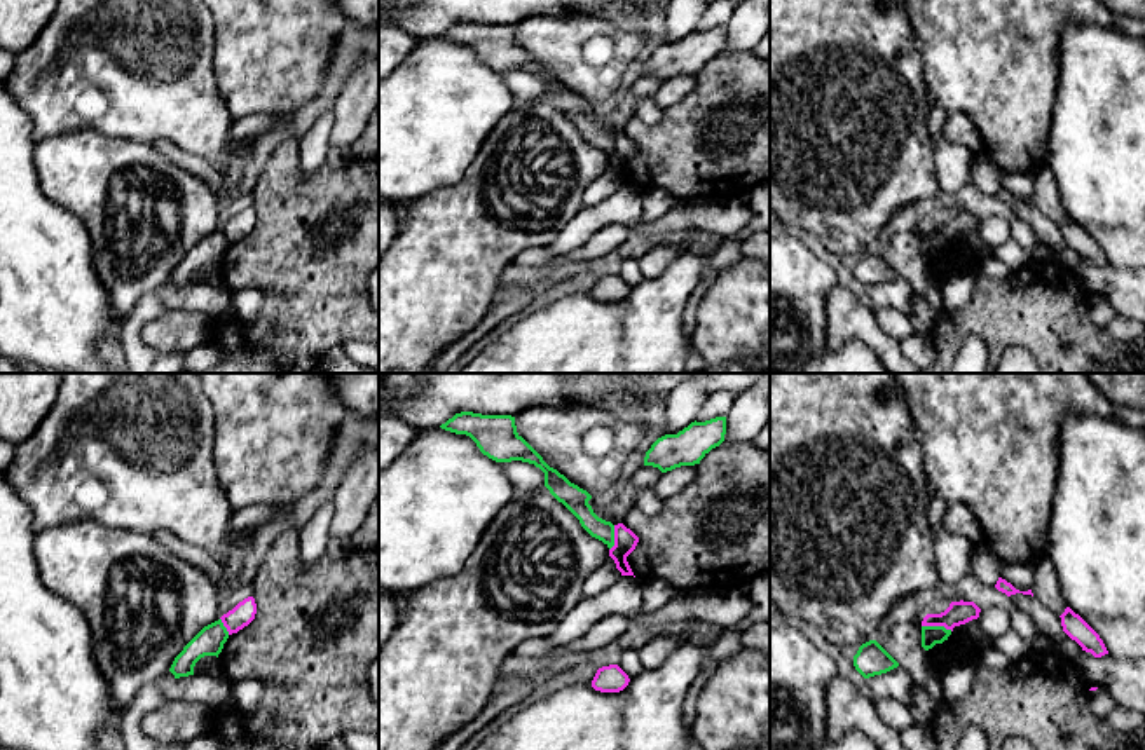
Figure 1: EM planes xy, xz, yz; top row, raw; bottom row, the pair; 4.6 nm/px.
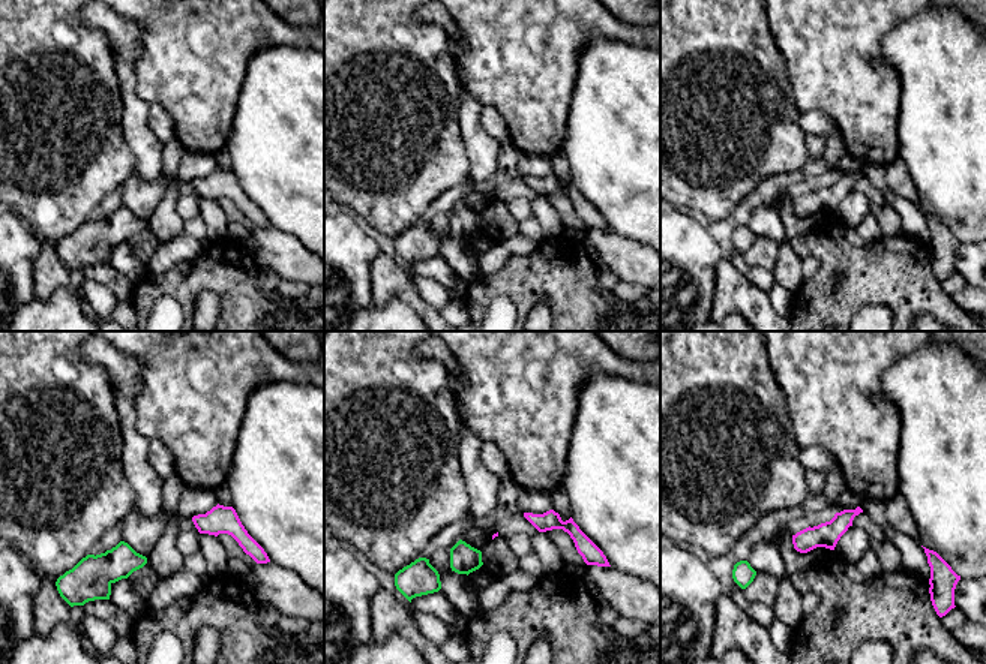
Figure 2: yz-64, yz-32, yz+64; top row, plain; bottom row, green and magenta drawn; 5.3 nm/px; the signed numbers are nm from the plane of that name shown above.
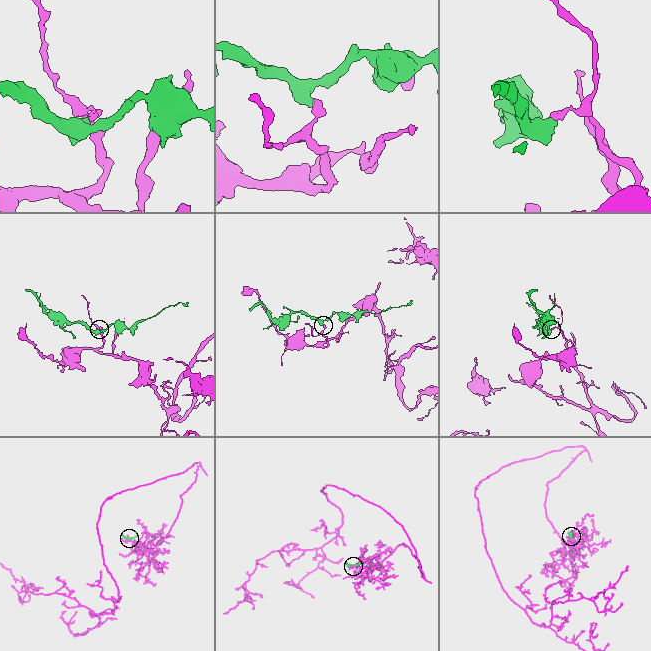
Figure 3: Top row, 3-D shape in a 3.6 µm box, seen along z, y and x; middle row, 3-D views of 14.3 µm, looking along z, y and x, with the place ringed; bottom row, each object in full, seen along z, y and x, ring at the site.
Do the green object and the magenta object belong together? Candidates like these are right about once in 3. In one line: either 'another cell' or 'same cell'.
another cell

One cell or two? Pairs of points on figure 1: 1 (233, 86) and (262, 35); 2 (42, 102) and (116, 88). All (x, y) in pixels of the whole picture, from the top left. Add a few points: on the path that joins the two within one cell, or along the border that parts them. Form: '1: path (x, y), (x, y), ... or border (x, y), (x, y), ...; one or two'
1: path (245, 74), (262, 56), (262, 47); one
2: path (60, 96), (98, 96); one

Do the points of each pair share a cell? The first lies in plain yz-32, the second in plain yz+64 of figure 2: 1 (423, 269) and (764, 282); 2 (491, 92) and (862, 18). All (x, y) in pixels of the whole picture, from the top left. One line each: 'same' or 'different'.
1: different
2: same

